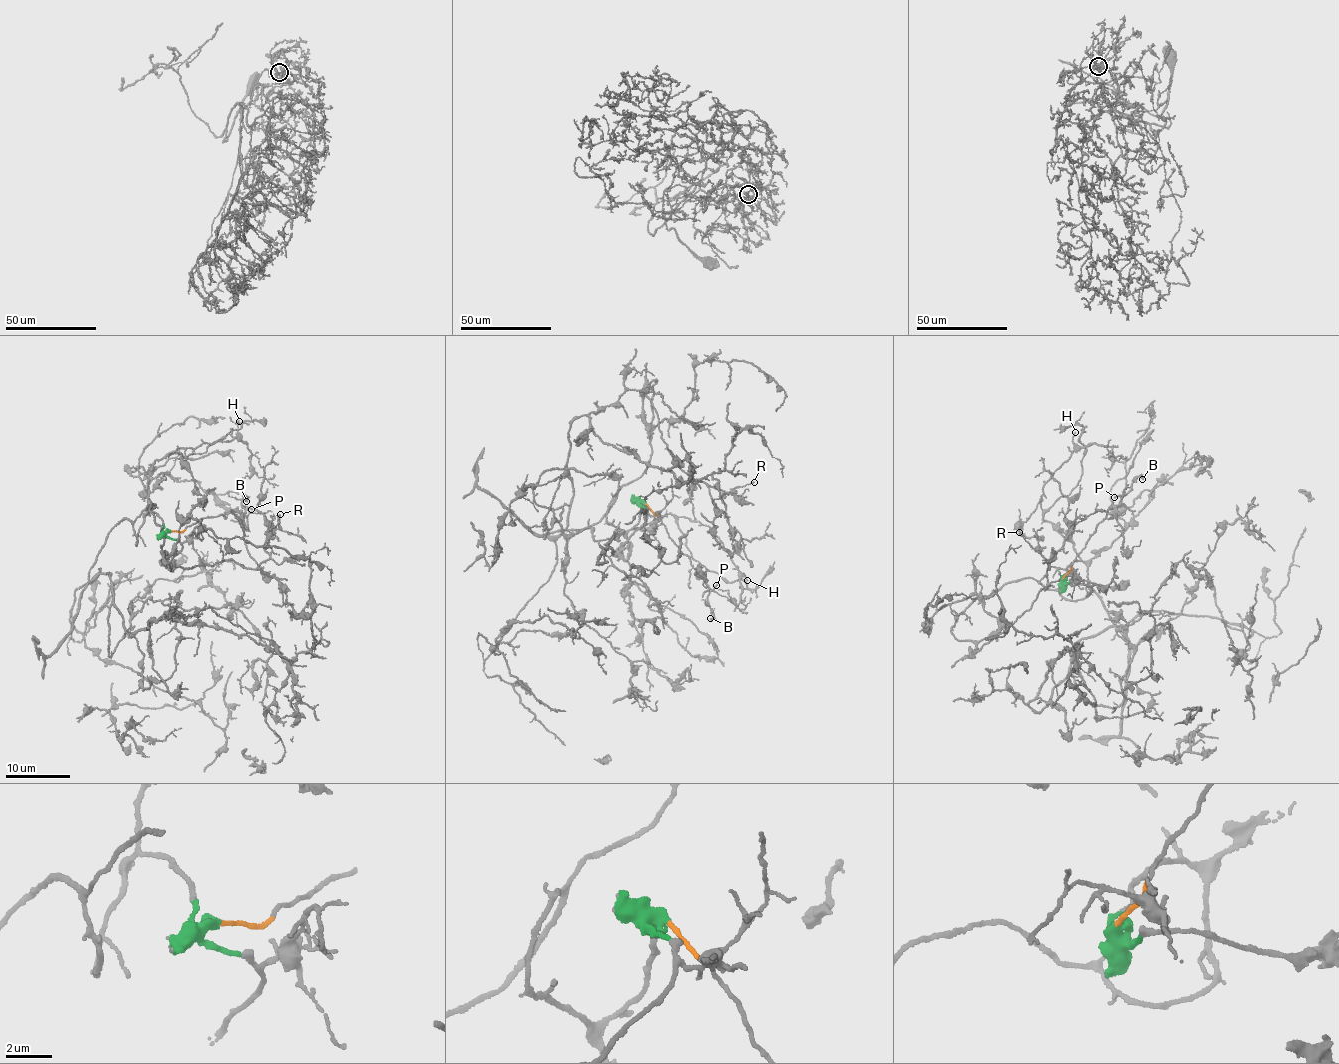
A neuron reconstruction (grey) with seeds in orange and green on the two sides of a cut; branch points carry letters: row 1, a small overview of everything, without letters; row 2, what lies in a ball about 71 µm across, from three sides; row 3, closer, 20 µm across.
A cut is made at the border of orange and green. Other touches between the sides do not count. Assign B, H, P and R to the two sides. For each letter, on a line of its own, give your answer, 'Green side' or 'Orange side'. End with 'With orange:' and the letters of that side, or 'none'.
B: Orange side
H: Green side
P: Orange side
R: Green side
With orange: B, P

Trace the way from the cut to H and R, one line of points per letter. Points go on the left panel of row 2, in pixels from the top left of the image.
H: (171, 530), (148, 508), (156, 460), (228, 441), (239, 421)
R: (171, 530), (148, 512), (136, 544), (133, 525), (155, 504), (174, 568), (254, 568), (280, 514)

